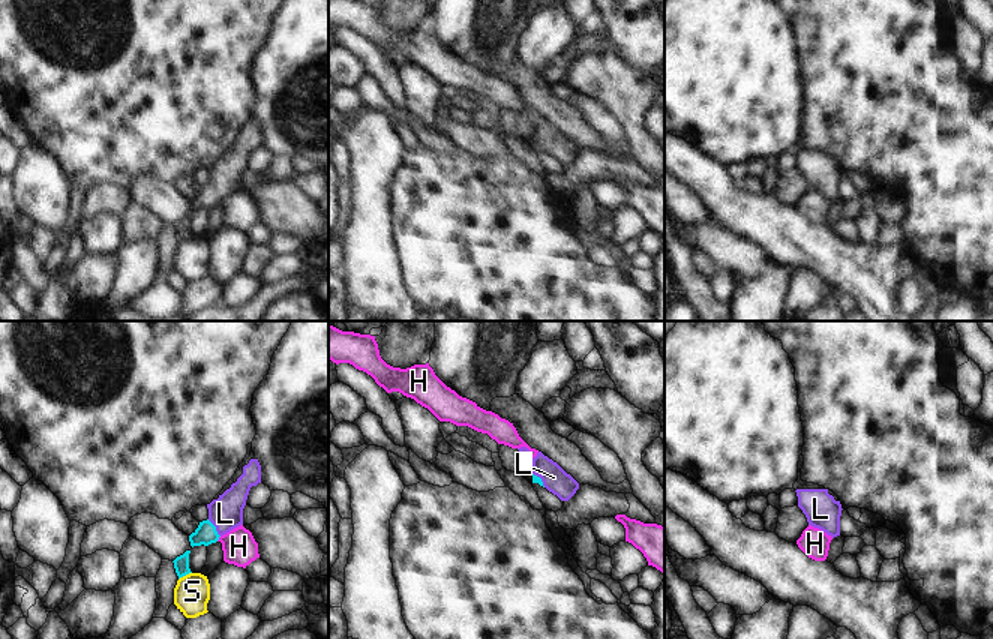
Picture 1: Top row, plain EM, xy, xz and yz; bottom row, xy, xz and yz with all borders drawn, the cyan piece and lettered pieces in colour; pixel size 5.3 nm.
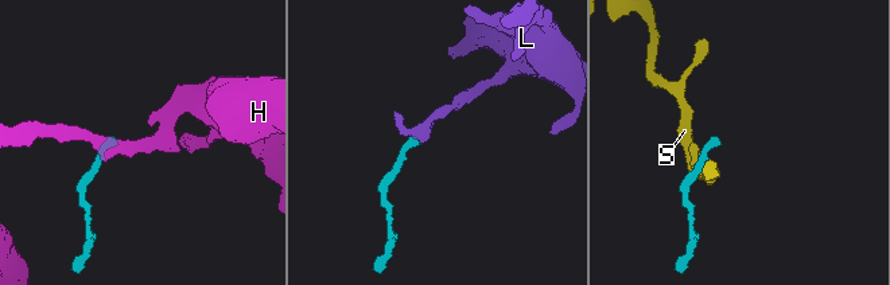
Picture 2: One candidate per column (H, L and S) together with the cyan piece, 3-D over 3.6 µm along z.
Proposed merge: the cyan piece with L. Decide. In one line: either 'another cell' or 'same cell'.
same cell

